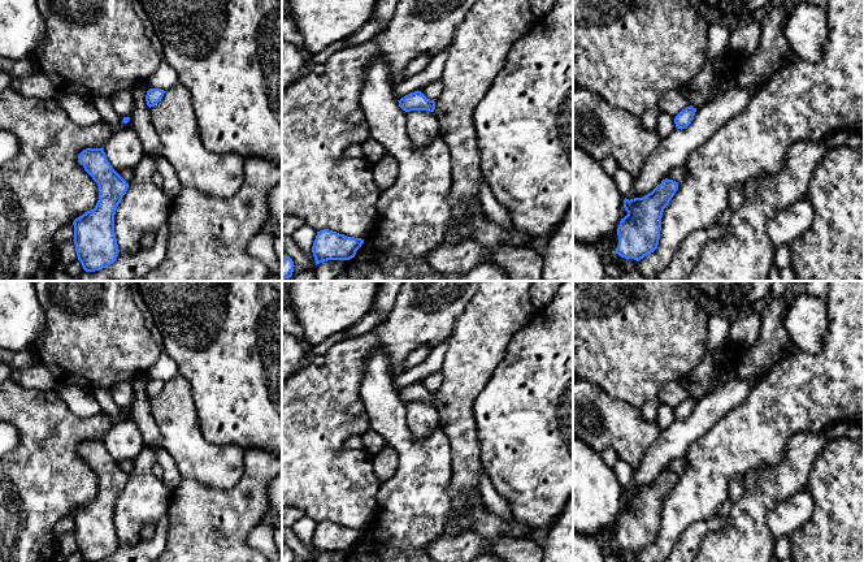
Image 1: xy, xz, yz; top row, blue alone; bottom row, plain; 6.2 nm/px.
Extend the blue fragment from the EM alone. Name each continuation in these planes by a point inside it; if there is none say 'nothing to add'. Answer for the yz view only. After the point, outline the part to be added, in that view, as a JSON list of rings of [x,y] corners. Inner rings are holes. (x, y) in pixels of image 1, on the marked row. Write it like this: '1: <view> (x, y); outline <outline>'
nothing to add

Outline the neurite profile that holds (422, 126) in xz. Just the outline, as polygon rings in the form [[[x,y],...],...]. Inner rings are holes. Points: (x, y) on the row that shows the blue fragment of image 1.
[[[407,112],[407,129],[412,143],[421,148],[439,137],[439,121],[433,112]]]

